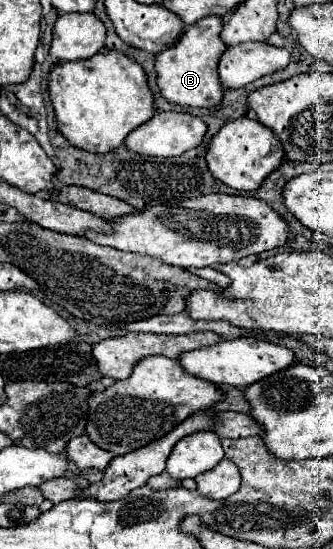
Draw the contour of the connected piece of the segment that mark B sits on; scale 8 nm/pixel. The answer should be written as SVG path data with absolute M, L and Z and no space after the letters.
M219 16L201 18L199 22L187 26L187 30L183 32L177 44L173 44L171 48L155 56L157 86L161 90L161 96L167 102L191 106L191 108L211 108L221 102L223 92L221 92L221 82L217 76L217 62L227 48L219 38L221 26L223 24Z

